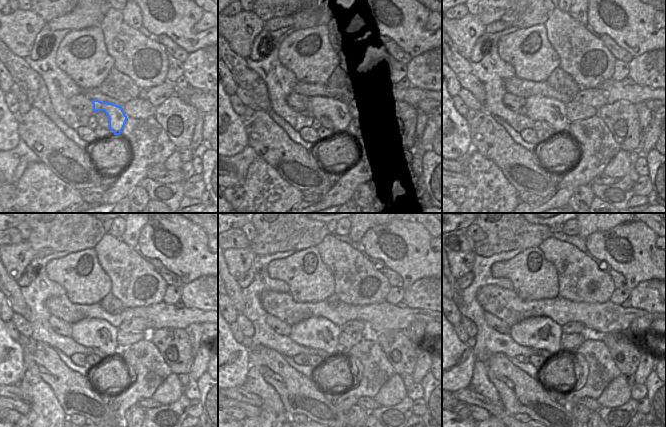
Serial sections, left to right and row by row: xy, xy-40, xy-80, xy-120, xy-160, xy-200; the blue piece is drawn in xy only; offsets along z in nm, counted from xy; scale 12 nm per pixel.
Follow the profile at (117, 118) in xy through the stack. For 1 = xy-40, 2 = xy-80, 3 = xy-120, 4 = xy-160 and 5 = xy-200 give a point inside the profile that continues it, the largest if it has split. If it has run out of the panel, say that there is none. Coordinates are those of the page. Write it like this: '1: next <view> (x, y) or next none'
1: next xy-40 (335, 110)
2: next xy-80 (540, 108)
3: next xy-120 (96, 333)
4: next xy-160 (319, 333)
5: next xy-200 (542, 333)

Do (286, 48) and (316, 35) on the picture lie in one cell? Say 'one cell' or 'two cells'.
one cell

